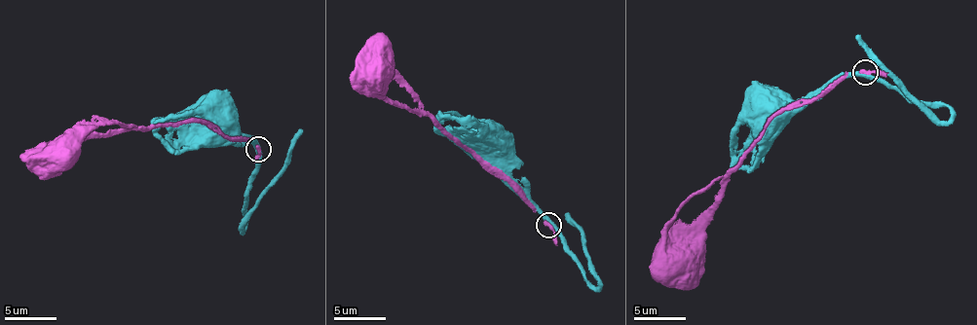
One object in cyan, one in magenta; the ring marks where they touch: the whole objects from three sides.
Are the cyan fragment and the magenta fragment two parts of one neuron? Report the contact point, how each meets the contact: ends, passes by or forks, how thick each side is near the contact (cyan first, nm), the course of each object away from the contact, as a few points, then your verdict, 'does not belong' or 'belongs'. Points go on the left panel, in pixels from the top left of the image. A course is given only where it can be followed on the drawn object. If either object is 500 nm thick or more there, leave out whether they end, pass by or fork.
(258, 149) | cyan passes by | magenta ends | 360/320 nm | cyan via (258, 149), (248, 138), (224, 127), (233, 119), (227, 109), (216, 118) | magenta via (258, 149), (188, 119), (104, 134), (87, 129), (69, 142), (69, 160), (57, 158) | does not belong

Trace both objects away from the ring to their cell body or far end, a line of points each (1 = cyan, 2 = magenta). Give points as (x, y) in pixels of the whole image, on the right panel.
1: (864, 72), (840, 77), (820, 90), (795, 99), (776, 95), (757, 98), (760, 111)
2: (864, 72), (848, 73), (813, 99), (767, 122), (723, 178), (715, 202), (688, 239), (688, 257), (678, 266)

